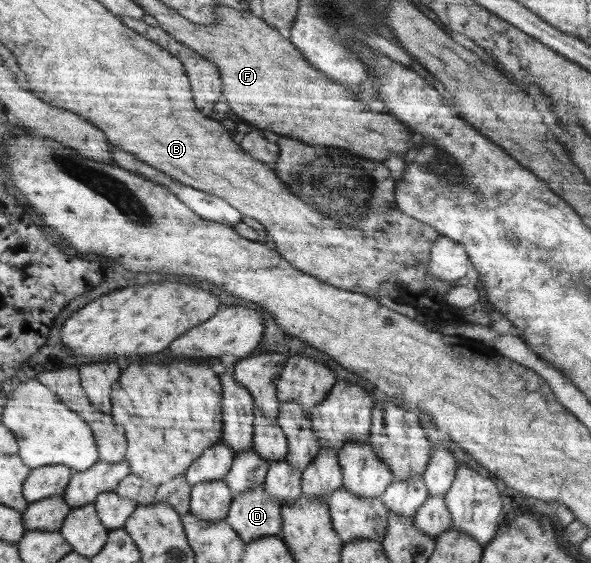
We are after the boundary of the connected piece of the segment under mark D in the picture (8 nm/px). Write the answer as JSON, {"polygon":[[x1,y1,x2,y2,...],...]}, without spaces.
{"polygon":[[264,483,233,497,225,519,246,547,255,540,284,534,283,509,278,499,266,493]]}

